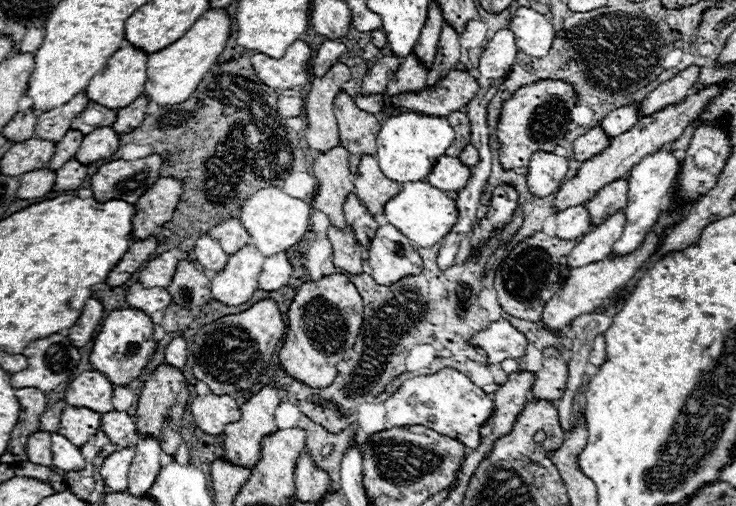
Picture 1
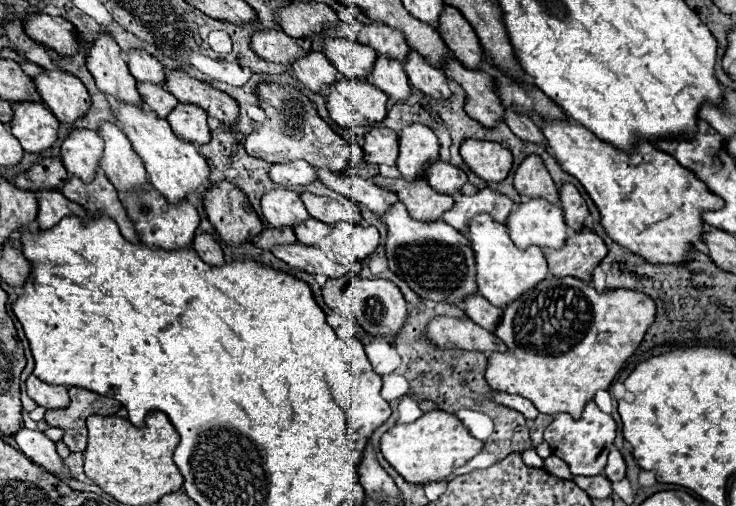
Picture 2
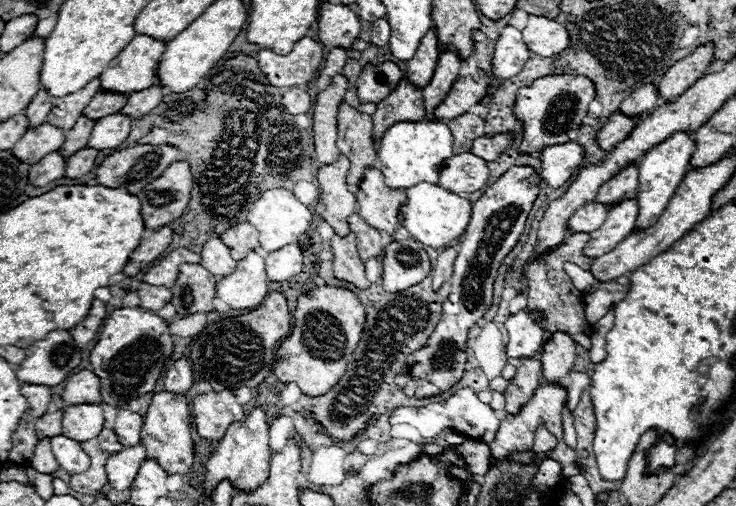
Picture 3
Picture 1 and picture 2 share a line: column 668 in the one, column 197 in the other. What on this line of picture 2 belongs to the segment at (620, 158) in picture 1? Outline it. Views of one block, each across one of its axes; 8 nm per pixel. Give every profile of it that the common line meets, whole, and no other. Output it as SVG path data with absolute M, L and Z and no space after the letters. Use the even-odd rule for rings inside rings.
M178 104L170 114L168 122L172 130L194 144L206 144L210 140L210 130L206 124L206 112L194 104Z

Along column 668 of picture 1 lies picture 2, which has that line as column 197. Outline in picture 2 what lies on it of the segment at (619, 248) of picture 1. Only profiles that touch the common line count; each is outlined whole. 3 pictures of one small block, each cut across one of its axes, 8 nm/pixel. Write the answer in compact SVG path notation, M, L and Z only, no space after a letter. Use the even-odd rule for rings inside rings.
M116 102L116 108L112 108L112 114L118 120L118 124L122 124L122 132L128 136L134 152L142 158L150 184L160 194L164 194L170 202L180 202L188 196L202 194L212 184L210 168L206 160L198 154L192 142L186 142L172 132L166 118L160 118L148 106L142 108L142 106L124 104L124 102Z

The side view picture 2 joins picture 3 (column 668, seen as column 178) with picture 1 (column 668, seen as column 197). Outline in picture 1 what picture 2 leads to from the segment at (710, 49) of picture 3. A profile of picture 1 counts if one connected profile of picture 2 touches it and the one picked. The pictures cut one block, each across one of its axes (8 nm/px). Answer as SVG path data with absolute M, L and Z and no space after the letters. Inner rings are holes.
M688 66L686 70L678 72L676 76L672 76L670 80L662 82L658 88L654 88L640 104L640 112L642 114L654 114L656 110L670 106L674 102L682 102L692 90L694 84L698 80L700 68L698 66Z

